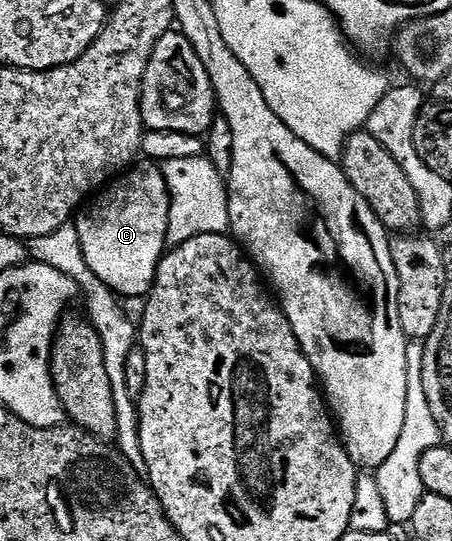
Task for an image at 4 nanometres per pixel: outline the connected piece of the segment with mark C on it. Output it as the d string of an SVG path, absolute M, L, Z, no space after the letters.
M157 164L141 165L134 165L128 172L110 181L96 195L97 202L90 201L89 210L88 206L82 209L75 222L91 272L95 272L107 288L125 300L144 299L152 290L153 281L157 279L157 266L165 257L169 242L169 189L165 183L164 169Z

